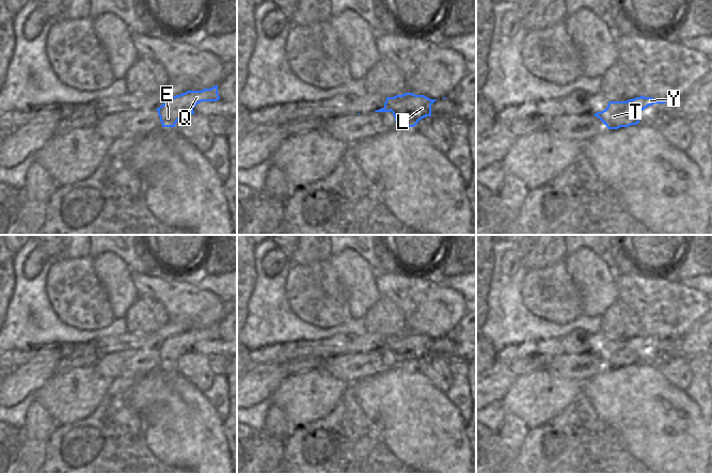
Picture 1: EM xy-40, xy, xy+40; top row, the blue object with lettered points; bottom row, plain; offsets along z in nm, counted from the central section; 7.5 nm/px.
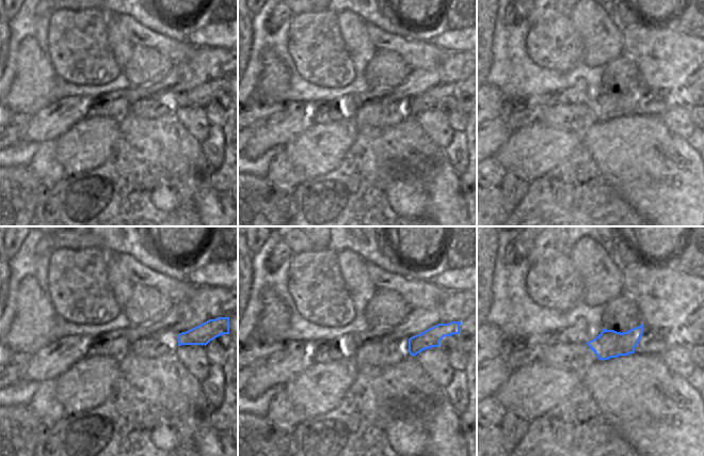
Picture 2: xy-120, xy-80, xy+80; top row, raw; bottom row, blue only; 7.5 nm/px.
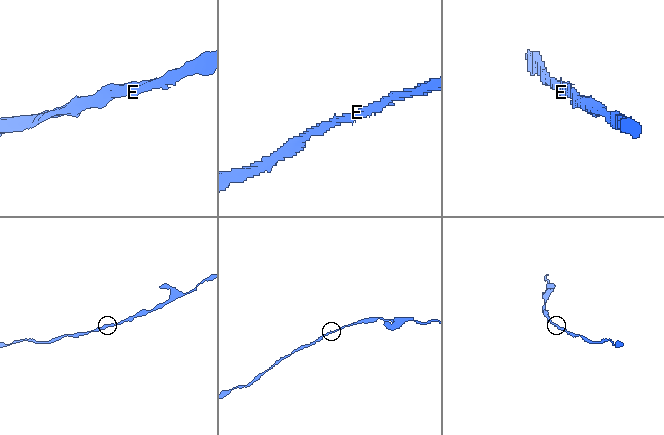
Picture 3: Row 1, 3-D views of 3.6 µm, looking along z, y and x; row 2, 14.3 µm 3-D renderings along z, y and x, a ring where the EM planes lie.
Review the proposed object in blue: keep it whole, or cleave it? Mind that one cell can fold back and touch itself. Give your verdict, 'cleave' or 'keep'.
keep

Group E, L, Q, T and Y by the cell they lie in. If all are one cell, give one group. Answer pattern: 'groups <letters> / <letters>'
groups E L Q T Y

